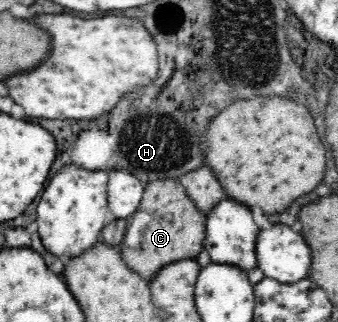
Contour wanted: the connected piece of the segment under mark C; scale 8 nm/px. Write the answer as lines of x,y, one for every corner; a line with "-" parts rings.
164,178
162,181
146,185
138,210
127,219
127,230
122,246
119,248
124,265
137,272
150,284
162,268
166,268
176,261
196,260
204,250
205,220
206,216
194,206
180,182
174,183
174,181
168,181

